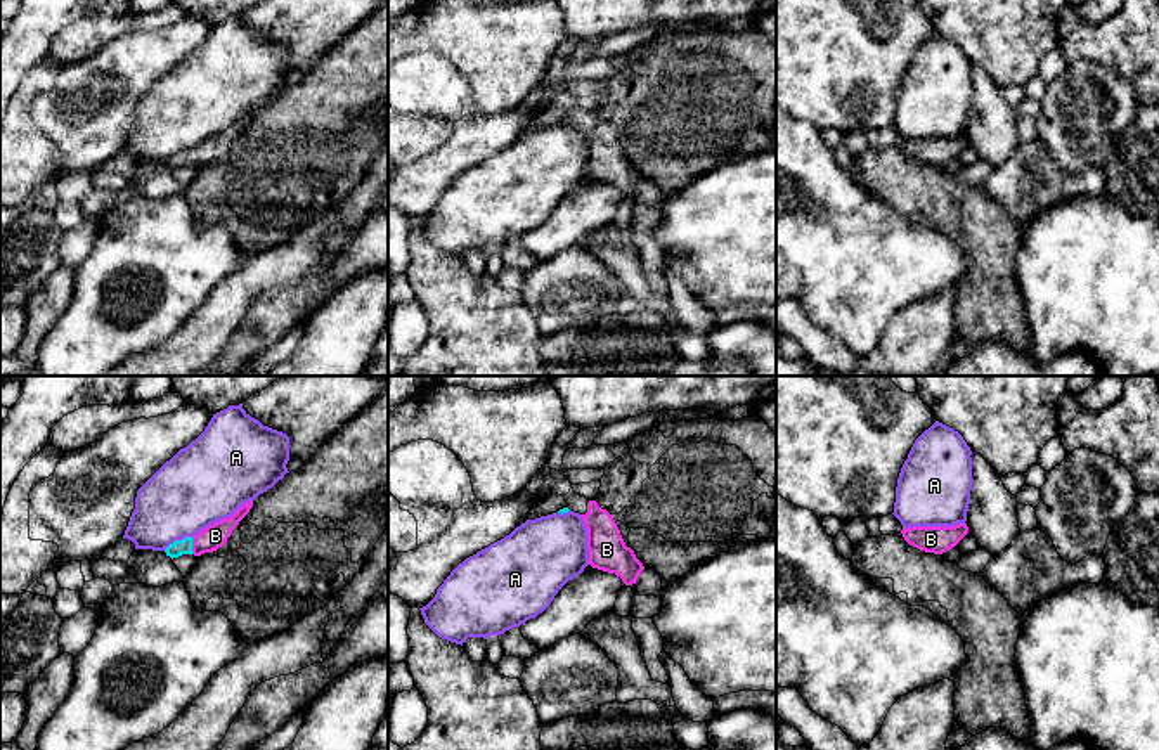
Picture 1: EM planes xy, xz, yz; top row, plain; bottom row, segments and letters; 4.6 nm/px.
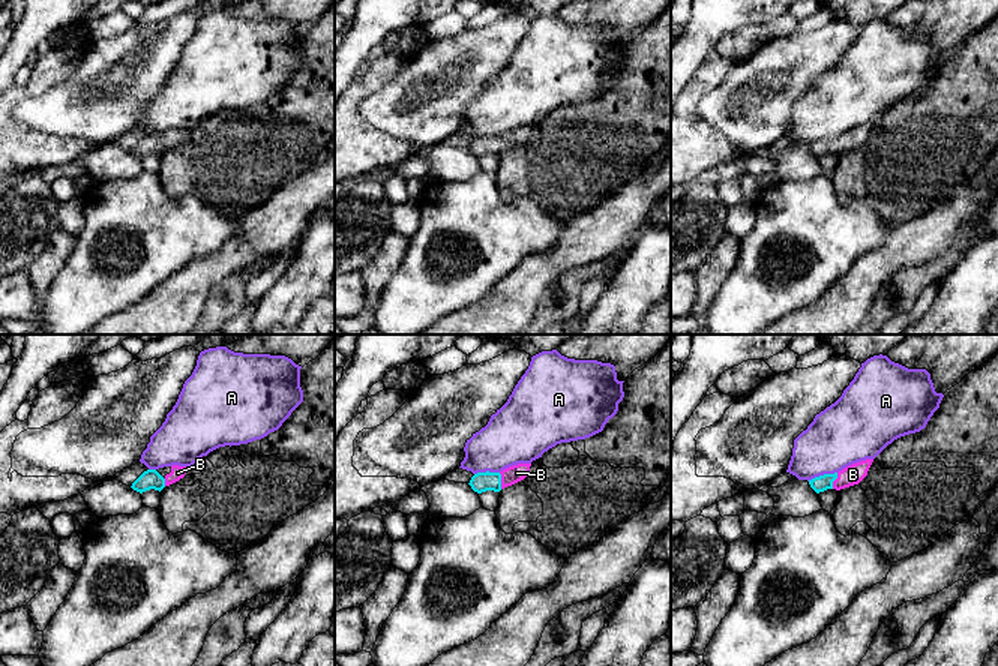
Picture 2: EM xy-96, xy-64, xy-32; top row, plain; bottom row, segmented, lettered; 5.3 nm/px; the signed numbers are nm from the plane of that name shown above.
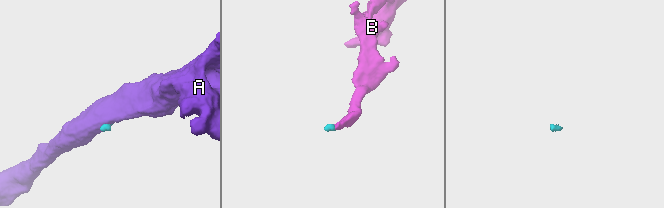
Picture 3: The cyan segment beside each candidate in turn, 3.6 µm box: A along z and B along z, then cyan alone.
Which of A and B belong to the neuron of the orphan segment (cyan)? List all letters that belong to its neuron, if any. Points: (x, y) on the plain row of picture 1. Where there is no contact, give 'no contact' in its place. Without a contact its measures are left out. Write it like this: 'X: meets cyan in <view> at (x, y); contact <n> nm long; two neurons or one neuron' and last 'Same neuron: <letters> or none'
A: meets cyan in xy at (177, 153); contact 150 nm long; two neurons
B: meets cyan in xy at (191, 158); contact 80 nm long; one neuron
Same neuron: B

